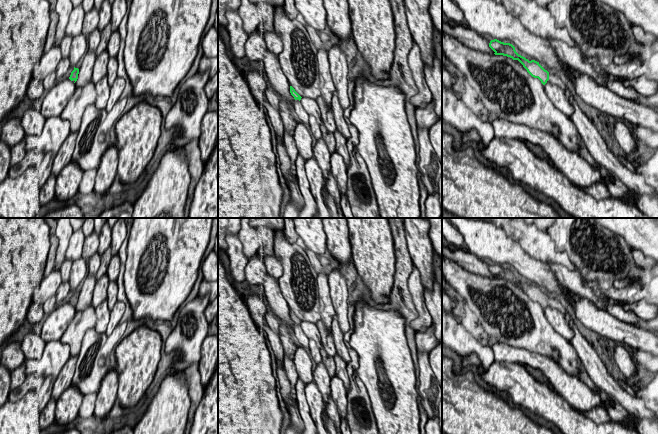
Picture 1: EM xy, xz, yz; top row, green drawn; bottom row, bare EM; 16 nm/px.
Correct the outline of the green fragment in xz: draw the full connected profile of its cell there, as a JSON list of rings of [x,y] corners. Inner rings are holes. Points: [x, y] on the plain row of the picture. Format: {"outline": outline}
{"outline": [[[290,310],[290,317],[295,323],[293,327],[295,337],[297,338],[298,342],[301,344],[303,348],[308,348],[309,338],[306,337],[305,333],[303,332],[300,326],[302,321],[295,315],[295,313],[292,310]]]}

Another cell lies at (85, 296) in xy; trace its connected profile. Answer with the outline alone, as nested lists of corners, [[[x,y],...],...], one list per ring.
[[[95,275],[87,276],[79,293],[78,303],[75,306],[76,311],[83,311],[92,304],[93,291],[96,281]]]

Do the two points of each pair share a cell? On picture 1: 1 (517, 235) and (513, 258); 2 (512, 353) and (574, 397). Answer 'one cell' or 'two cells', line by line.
1: two cells
2: one cell

